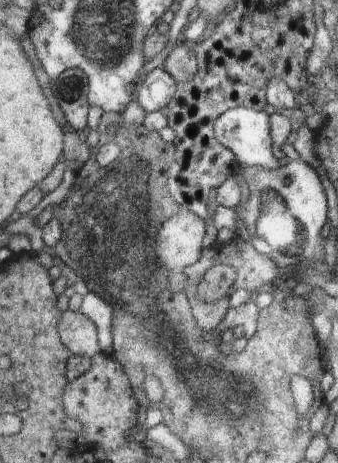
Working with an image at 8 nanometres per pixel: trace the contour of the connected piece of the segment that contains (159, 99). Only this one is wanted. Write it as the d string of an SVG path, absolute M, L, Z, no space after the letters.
M155 68L143 77L136 101L147 114L160 111L176 92L177 82L164 69Z

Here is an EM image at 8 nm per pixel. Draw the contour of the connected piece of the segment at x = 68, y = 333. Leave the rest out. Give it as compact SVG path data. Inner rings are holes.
M68 309L61 313L57 327L62 344L72 355L94 357L102 352L97 327L81 311Z

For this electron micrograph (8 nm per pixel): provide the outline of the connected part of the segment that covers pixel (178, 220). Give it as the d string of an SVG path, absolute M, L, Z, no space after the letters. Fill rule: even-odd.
M190 211L169 218L158 234L158 262L171 271L194 265L201 258L206 226L205 220Z

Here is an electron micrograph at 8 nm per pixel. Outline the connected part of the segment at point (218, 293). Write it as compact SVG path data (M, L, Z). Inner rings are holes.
M215 264L206 270L198 286L198 298L206 302L218 302L232 292L236 272L231 265Z

